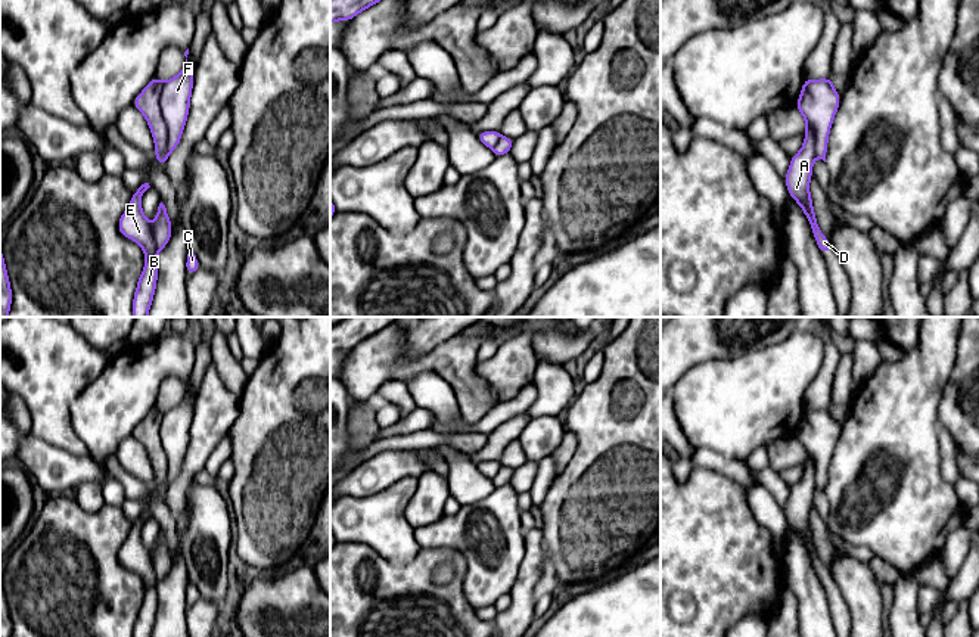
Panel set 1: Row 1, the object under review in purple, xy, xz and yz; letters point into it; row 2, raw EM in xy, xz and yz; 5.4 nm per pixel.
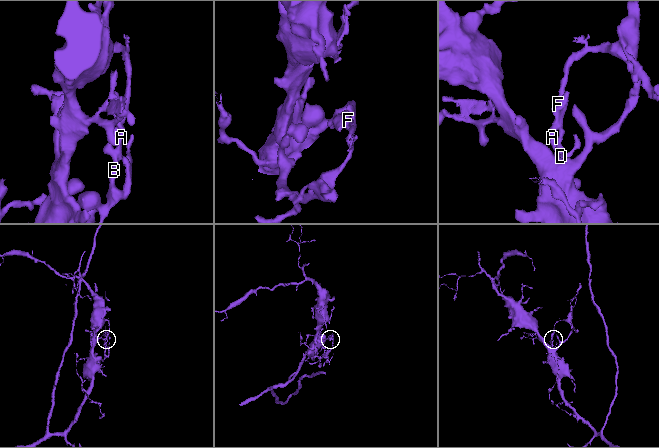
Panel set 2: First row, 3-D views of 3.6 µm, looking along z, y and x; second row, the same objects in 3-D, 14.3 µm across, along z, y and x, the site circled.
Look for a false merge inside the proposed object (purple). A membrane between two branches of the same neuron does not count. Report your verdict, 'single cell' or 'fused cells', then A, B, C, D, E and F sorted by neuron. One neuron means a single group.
fused cells; A D / B C E F

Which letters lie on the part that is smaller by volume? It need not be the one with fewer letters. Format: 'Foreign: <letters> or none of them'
Foreign: A, D

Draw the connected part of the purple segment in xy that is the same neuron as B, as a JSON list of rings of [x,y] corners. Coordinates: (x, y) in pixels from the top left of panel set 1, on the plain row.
[[[144,513],[133,522],[133,528],[118,551],[119,563],[140,575],[146,585],[144,599],[139,608],[136,624],[133,628],[133,637],[152,636],[158,610],[158,579],[149,550],[142,543],[142,525],[149,518],[149,513]]]

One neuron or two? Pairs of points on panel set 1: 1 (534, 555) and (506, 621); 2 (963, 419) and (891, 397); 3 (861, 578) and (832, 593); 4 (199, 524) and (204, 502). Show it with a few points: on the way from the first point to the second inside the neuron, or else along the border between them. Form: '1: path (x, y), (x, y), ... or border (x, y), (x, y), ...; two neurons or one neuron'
1: path (530, 571), (522, 590), (522, 605); one neuron
2: border (948, 378), (938, 419); two neurons
3: border (832, 578), (847, 605), (849, 621); two neurons
4: path (204, 518), (204, 507); one neuron

